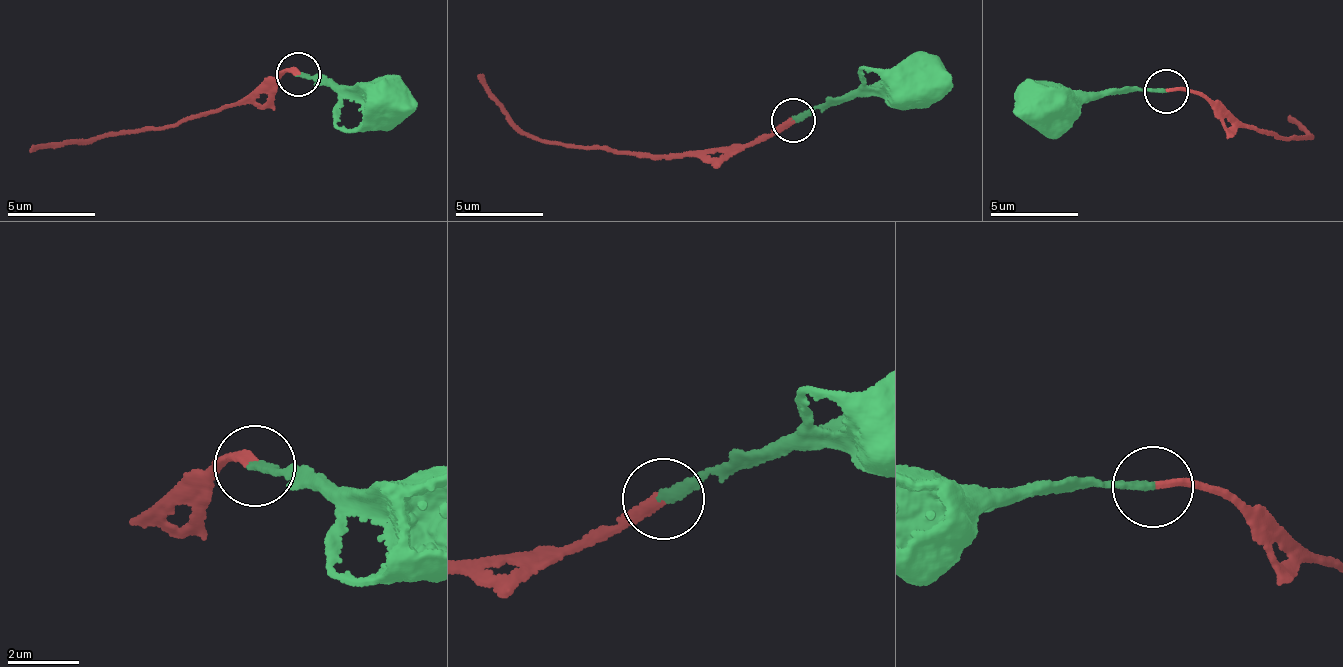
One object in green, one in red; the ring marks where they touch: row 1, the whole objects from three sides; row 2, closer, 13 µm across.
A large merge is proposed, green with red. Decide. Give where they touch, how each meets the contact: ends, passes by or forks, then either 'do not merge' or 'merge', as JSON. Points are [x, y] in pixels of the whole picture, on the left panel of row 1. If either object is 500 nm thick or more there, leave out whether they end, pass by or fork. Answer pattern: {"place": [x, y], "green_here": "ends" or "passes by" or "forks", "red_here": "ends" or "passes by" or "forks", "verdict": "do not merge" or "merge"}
{"place": [298, 74], "green_here": "ends", "red_here": "ends", "verdict": "merge"}

